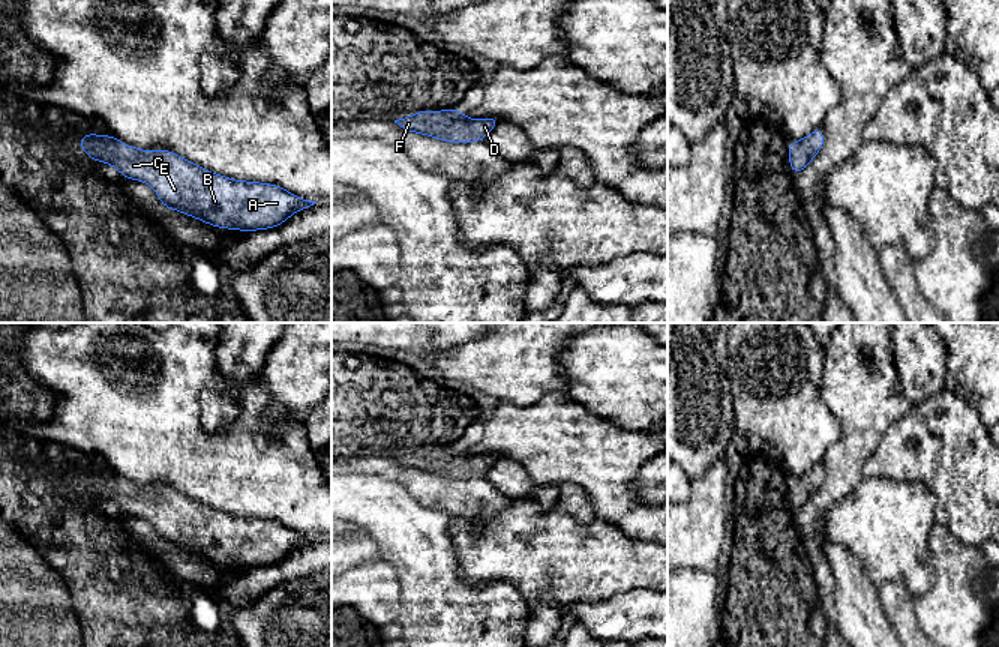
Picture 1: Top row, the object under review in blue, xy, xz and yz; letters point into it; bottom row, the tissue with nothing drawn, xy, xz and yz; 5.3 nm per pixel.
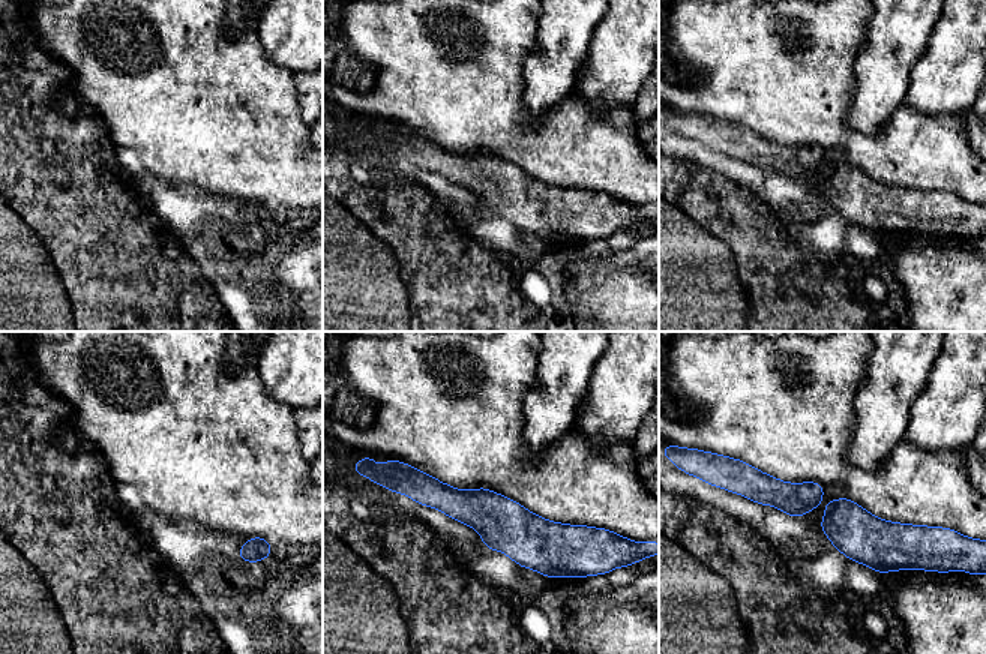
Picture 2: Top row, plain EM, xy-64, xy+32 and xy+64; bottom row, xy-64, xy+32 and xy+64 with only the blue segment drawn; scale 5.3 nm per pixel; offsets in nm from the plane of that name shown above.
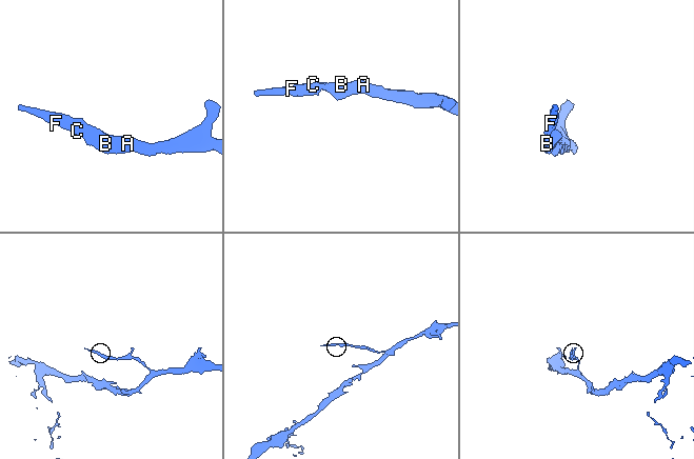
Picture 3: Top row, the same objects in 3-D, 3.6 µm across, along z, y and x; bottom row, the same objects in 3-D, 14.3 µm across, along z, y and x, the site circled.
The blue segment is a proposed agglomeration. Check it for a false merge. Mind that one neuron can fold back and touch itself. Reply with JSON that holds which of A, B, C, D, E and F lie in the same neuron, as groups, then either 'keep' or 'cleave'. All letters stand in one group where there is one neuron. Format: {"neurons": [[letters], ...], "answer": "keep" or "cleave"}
{"neurons": [["A", "B", "C", "D", "E", "F"]], "answer": "keep"}

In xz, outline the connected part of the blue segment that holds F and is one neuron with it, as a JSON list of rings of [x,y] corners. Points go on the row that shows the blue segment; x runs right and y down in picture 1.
[[[450,108],[447,111],[418,111],[411,117],[394,120],[394,123],[408,132],[453,143],[472,143],[484,140],[500,120],[496,117],[471,120],[456,108]]]

